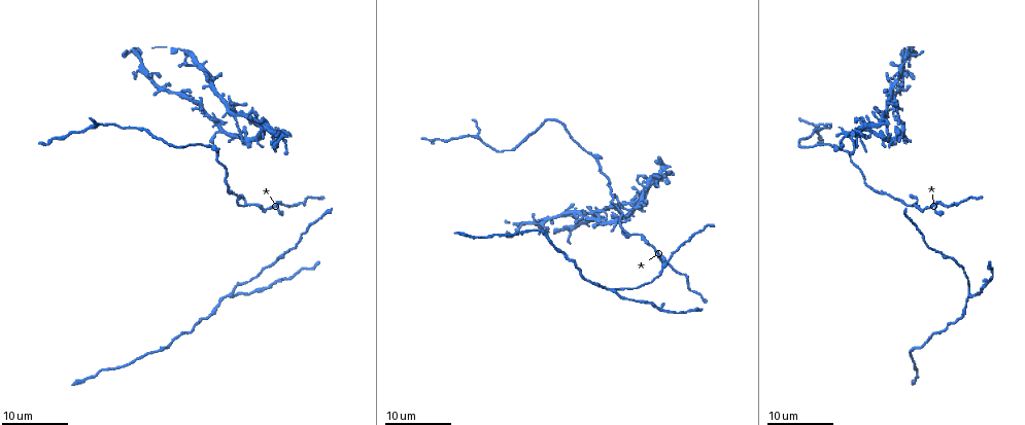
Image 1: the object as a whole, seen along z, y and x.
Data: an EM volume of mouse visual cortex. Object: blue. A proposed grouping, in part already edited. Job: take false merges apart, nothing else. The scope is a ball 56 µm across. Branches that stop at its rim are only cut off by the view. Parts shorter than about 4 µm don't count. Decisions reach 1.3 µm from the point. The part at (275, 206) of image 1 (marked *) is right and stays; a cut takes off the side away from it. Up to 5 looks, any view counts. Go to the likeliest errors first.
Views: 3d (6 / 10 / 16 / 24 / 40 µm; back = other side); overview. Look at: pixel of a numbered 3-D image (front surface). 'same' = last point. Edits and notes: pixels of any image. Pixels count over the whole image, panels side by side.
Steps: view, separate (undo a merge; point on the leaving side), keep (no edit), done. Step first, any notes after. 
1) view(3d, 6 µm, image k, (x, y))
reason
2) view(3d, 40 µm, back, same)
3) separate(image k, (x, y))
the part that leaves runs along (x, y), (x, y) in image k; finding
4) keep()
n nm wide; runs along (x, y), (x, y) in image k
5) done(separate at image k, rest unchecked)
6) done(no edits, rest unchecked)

view(3d, 24 µm, image 1, (233, 113))
two arms at a narrow angle

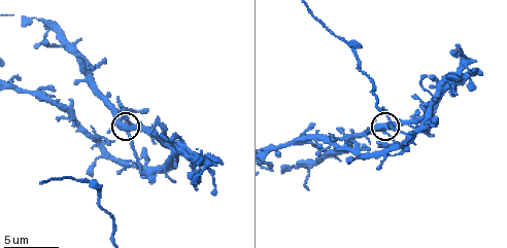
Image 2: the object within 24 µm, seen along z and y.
view(3d, 6 µm, image 2, (123, 124))
closer look

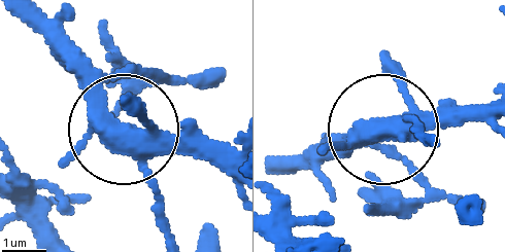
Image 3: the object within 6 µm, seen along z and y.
view(3d, 6 µm, back, image 3, (131, 135))

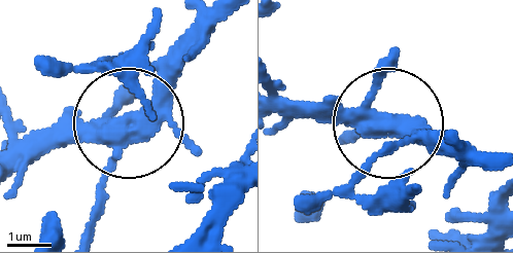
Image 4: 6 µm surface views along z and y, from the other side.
keep()
continuous, no second neuron

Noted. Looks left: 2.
view(3d, 24 µm, image 1, (152, 84))
calibre changes

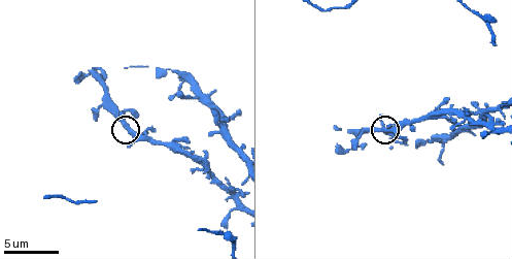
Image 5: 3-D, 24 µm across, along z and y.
view(3d, 10 µm, image 5, (125, 127))
zoom in

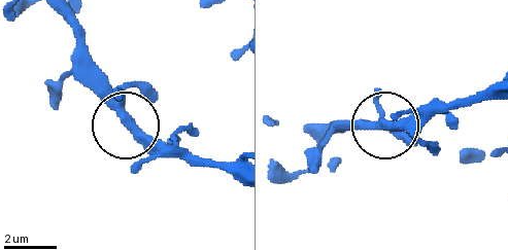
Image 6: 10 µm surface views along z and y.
keep()
370 nm wide; runs along (235, 180), (222, 169), (196, 167), (135, 141), (71, 70) in image 6; continuous, no second neuron

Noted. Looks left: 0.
done(no edits, rest unchecked)

